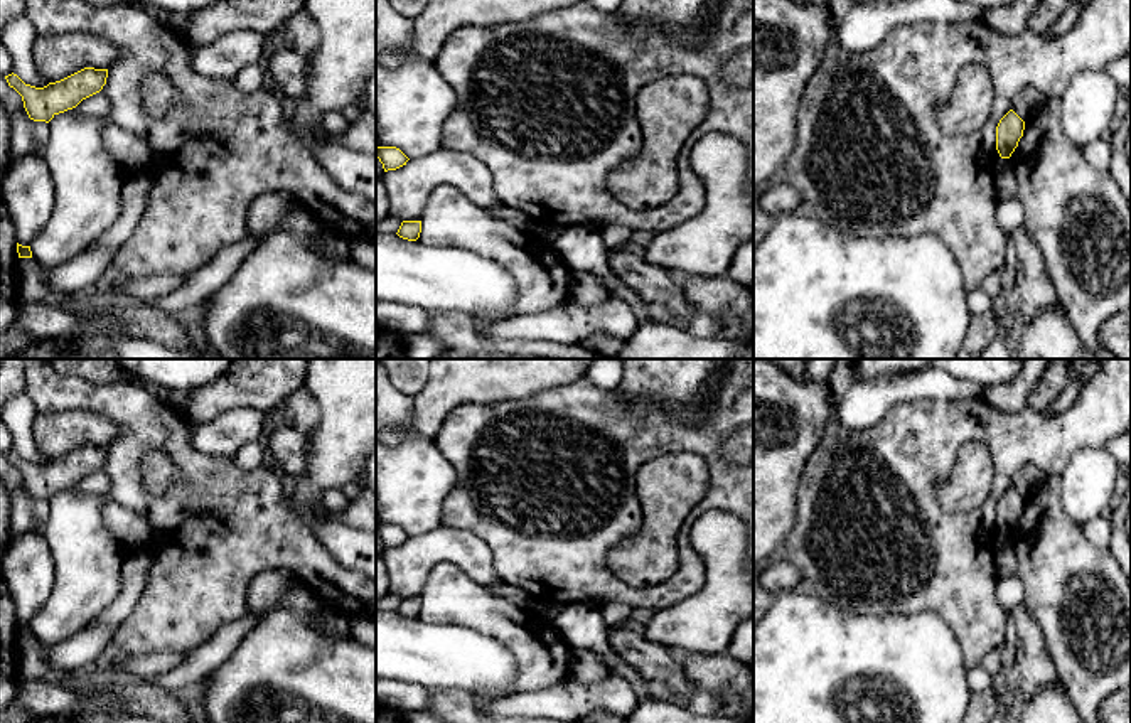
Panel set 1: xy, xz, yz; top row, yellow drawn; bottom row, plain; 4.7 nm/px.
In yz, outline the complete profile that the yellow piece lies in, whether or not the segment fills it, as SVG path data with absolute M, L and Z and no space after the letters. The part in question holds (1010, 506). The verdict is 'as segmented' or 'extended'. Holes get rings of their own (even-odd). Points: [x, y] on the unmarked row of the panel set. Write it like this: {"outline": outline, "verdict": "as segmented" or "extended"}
{"outline": "M1010 487L996 504L996 528L1001 536L1010 536L1023 514L1025 499Z", "verdict": "as segmented"}

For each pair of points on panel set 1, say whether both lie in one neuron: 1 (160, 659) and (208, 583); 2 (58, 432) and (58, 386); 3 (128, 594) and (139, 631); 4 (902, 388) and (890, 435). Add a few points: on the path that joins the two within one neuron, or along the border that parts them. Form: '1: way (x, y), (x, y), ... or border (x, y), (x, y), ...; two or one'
1: border (186, 654), (145, 653), (130, 656); two
2: border (37, 410), (98, 412); two
3: border (149, 573), (135, 609), (120, 624); two
4: border (936, 398), (900, 401), (879, 420), (863, 427); two

